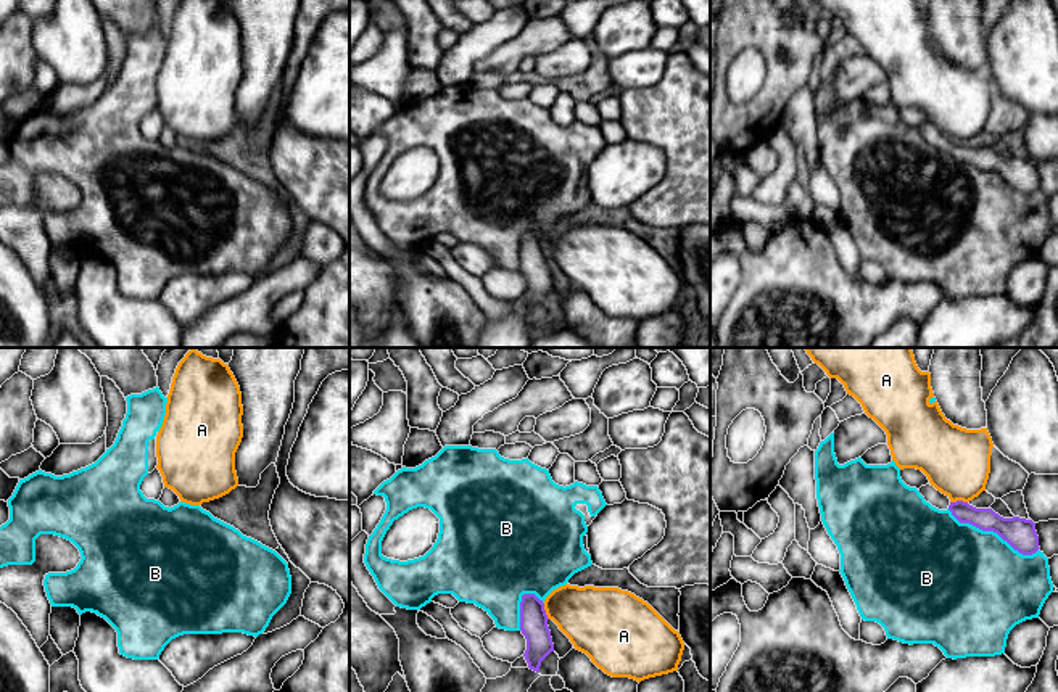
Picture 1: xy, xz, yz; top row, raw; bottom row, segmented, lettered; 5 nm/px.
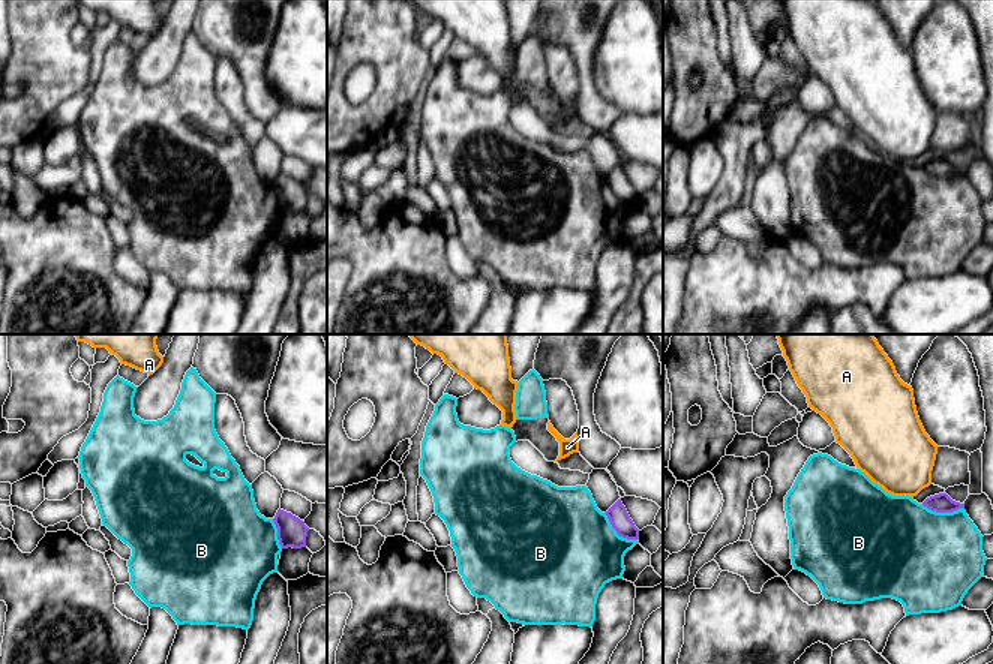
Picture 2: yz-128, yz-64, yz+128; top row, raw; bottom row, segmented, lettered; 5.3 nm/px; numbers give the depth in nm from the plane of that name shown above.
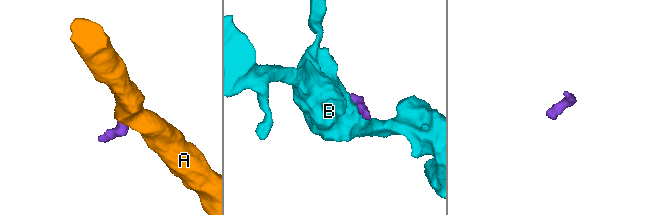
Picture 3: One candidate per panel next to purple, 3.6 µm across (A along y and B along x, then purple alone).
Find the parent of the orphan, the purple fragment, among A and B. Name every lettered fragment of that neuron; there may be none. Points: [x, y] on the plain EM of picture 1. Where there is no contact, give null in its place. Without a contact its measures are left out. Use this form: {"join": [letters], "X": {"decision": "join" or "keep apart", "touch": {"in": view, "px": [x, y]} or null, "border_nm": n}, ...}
{"join": [], "A": {"decision": "keep apart", "touch": {"in": "yz", "px": [958, 140]}, "border_nm": 90}, "B": {"decision": "keep apart", "touch": {"in": "yz", "px": [992, 169]}, "border_nm": 500}}

